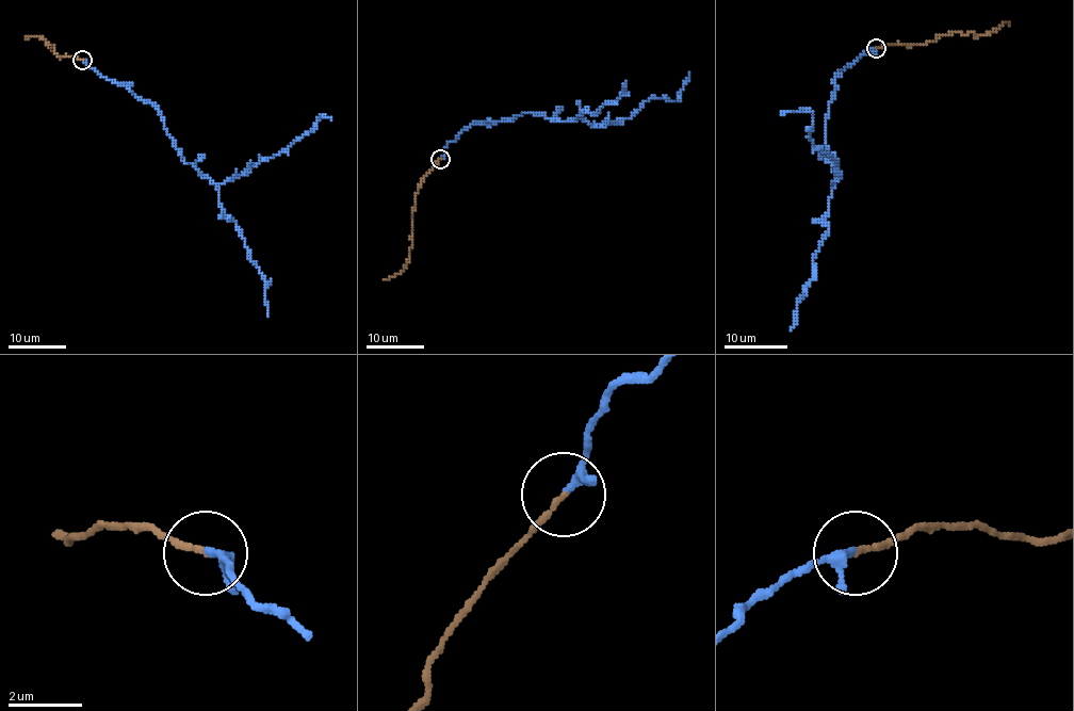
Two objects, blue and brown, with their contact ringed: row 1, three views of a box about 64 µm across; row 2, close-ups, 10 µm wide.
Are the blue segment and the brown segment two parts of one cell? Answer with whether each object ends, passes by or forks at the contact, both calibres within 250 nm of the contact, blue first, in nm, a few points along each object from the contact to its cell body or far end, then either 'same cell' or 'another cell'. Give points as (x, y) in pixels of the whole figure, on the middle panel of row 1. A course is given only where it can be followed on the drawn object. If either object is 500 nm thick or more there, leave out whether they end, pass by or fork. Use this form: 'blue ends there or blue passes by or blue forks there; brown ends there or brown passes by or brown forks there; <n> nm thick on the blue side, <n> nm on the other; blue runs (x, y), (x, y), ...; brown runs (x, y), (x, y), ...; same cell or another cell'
blue passes by; brown ends there; 190 nm thick on the blue side, 140 nm on the other; blue runs (440, 159), (443, 147), (476, 122), (524, 112), (604, 126), (629, 117), (652, 97), (676, 101), (689, 71); brown runs (440, 159), (416, 194), (410, 237), (413, 245), (407, 265), (397, 274), (383, 279); same cell

